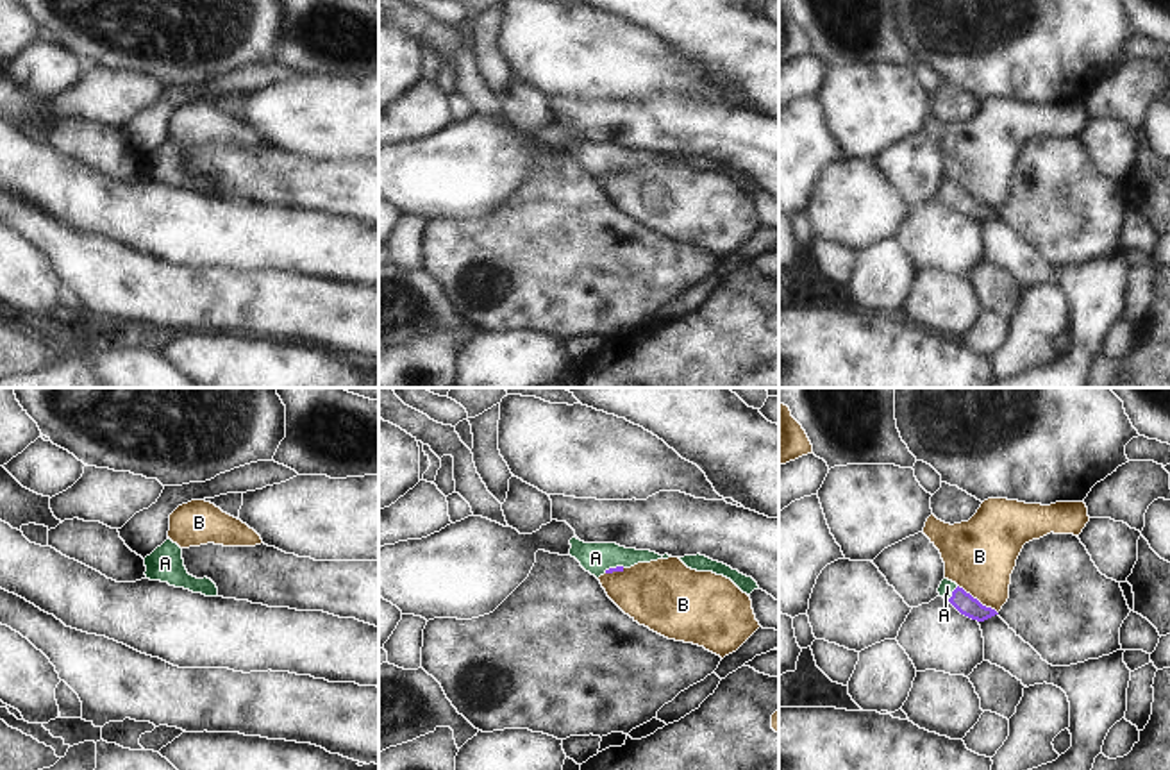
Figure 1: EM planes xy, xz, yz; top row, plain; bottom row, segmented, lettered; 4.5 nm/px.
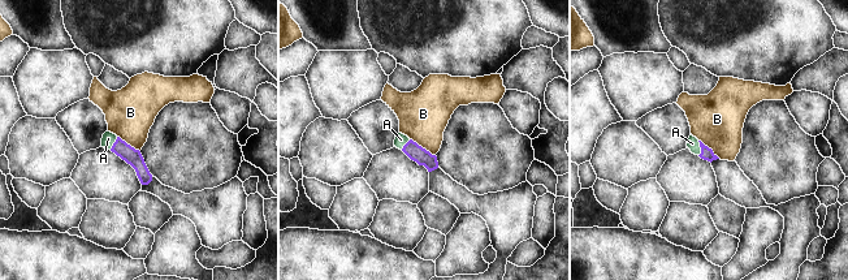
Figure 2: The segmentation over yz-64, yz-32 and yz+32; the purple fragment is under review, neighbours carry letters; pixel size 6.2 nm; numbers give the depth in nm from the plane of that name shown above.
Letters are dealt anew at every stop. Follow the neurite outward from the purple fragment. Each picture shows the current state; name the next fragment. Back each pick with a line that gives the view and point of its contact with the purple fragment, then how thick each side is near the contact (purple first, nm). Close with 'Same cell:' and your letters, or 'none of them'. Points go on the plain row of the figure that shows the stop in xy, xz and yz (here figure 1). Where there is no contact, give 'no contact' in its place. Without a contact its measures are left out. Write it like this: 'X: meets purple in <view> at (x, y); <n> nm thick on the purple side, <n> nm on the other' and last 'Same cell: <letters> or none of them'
A: meets purple in yz at (952, 193); 90 nm thick on the purple side, 70 nm on the other
Same cell: A

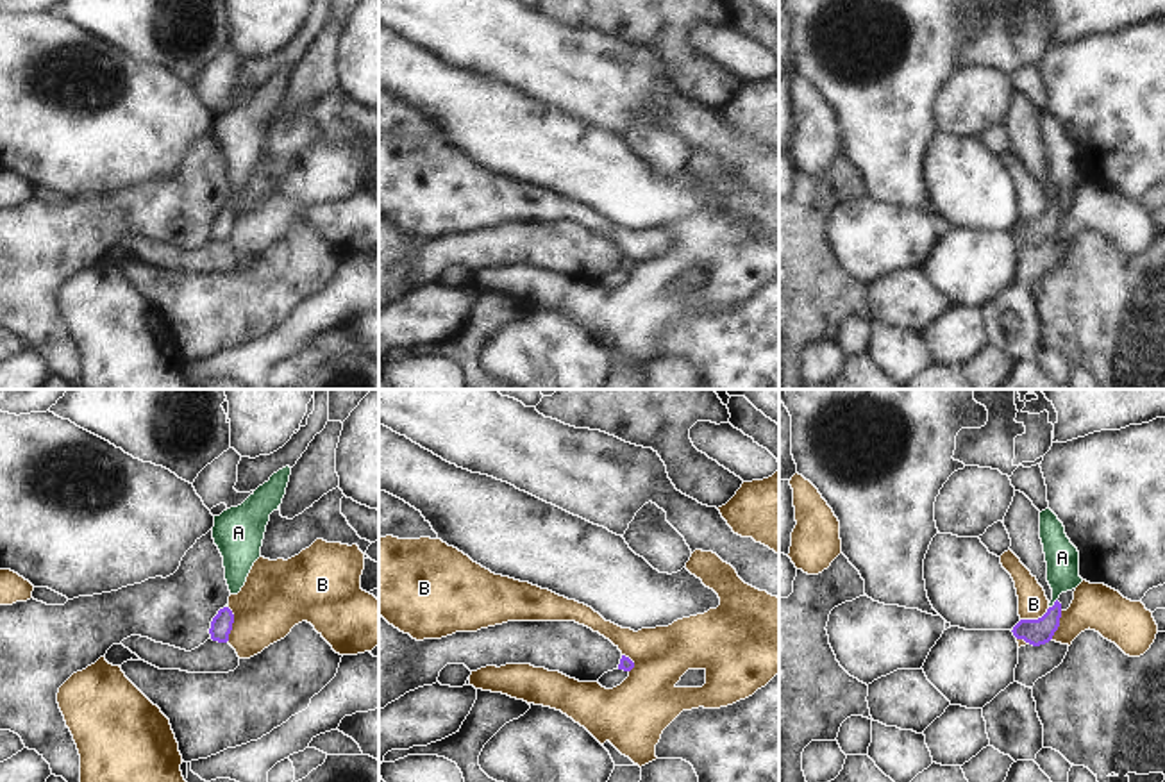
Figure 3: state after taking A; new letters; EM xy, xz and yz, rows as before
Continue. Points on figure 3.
A: meets purple in yz at (1055, 204); 120 nm thick on the purple side, 150 nm on the other
Same cell: A

